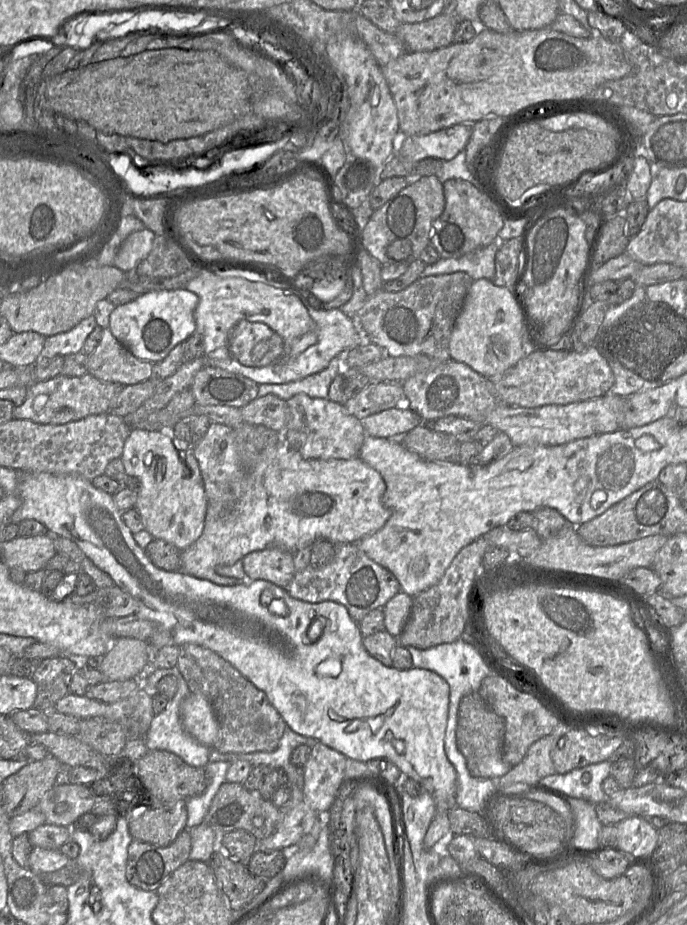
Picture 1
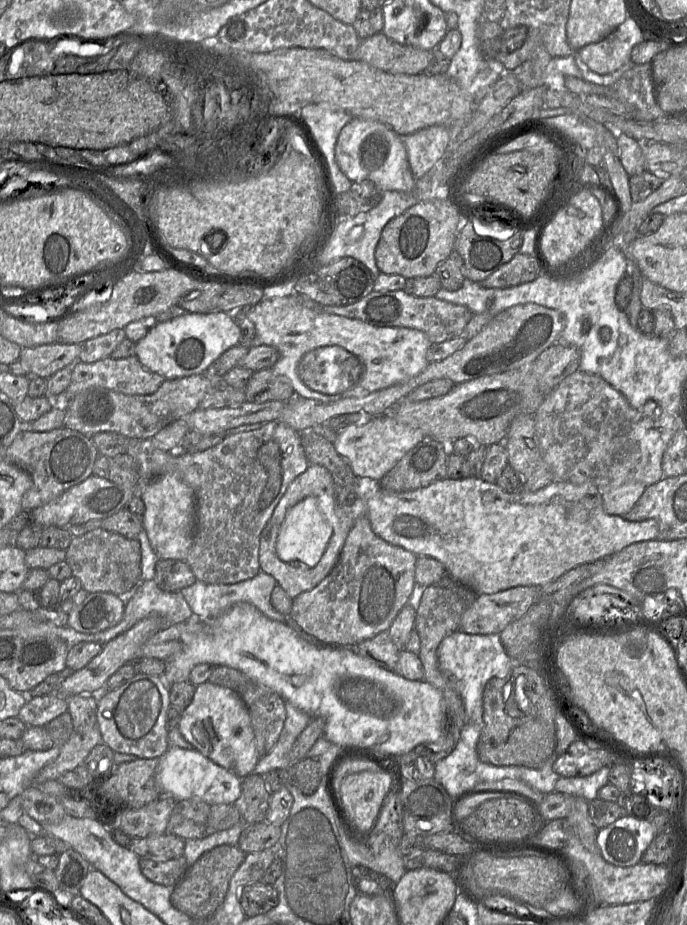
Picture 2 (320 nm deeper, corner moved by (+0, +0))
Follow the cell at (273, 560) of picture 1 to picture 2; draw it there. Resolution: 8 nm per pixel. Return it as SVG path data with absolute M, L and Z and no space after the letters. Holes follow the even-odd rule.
M310 464L307 470L288 486L260 534L259 572L273 577L277 586L292 599L312 590L336 566L347 535L355 521L350 506L341 506L336 501L335 484L331 472L321 465Z

